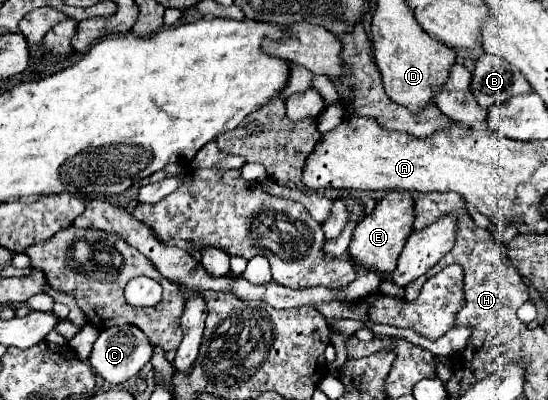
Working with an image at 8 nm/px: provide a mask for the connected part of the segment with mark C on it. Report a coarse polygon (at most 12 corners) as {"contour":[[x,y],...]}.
{"contour":[[136,326],[100,332],[90,364],[122,384],[150,358],[152,344]]}

